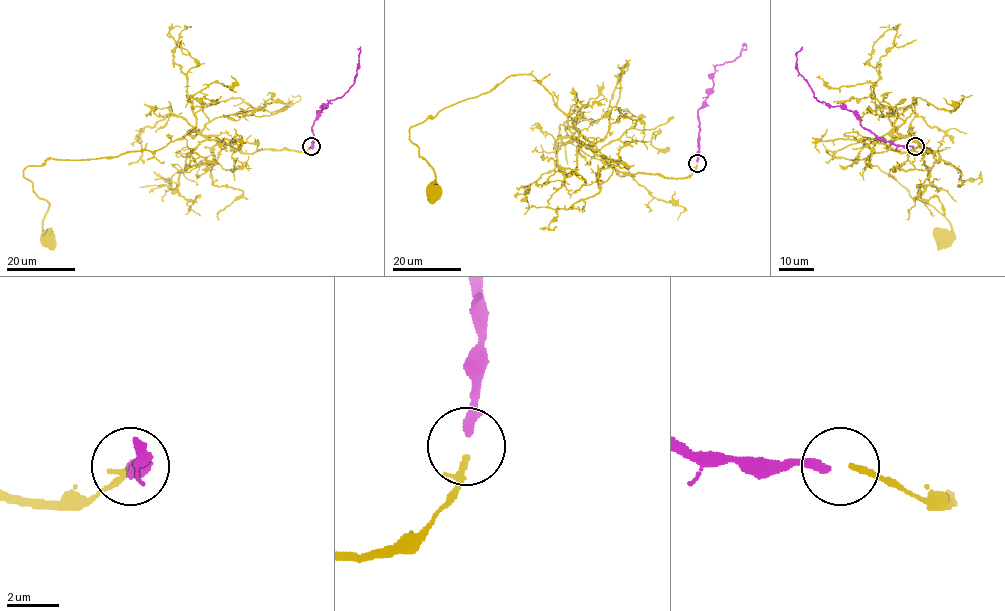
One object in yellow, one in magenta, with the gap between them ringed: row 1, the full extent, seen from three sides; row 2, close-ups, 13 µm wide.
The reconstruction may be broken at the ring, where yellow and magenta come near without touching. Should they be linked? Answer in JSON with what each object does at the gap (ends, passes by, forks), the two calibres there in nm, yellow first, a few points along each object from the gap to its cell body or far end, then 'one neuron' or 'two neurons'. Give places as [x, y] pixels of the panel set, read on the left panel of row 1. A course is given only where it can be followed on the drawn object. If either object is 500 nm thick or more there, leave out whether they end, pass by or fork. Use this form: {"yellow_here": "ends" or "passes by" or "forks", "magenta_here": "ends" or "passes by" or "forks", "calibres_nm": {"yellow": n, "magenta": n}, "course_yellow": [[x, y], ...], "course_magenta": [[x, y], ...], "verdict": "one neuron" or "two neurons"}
{"yellow_here": "passes by", "magenta_here": "ends", "calibres_nm": {"yellow": 170, "magenta": 360}, "course_yellow": [[311, 147], [240, 153], [189, 132], [152, 152], [50, 158], [23, 170], [49, 204], [42, 230], [50, 240]], "course_magenta": [[311, 147], [312, 129], [320, 111], [331, 99], [341, 97], [354, 82], [361, 47]], "verdict": "one neuron"}

